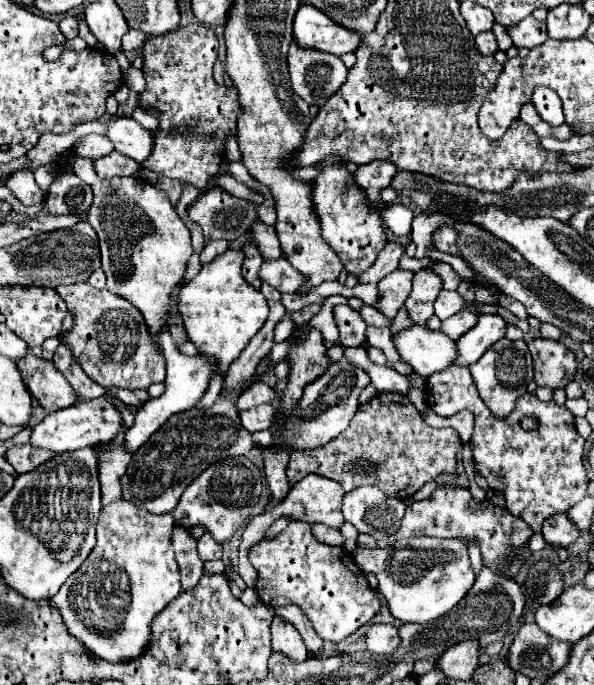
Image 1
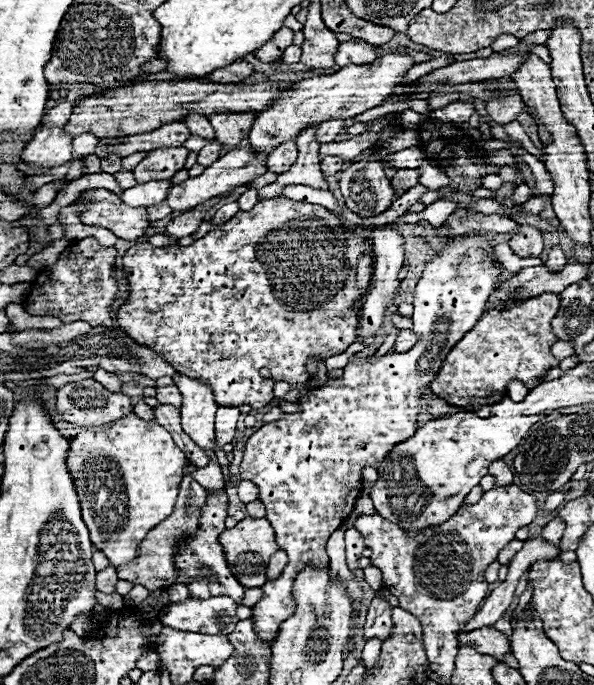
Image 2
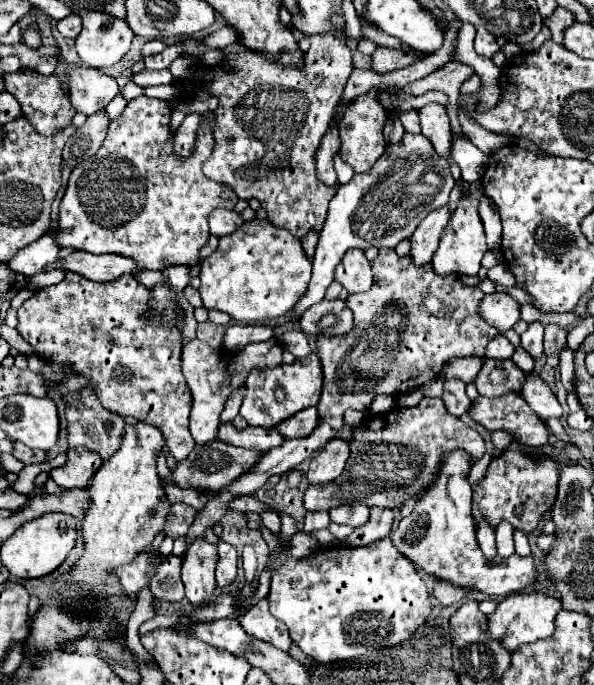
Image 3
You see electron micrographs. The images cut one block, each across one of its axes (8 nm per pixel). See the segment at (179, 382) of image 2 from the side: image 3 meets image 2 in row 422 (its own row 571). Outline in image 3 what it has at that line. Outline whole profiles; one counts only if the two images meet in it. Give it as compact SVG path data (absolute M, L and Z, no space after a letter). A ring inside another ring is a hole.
M196 538L184 554L182 564L182 582L186 586L186 598L200 606L210 602L216 590L214 568L218 562L216 544L210 544L206 538Z

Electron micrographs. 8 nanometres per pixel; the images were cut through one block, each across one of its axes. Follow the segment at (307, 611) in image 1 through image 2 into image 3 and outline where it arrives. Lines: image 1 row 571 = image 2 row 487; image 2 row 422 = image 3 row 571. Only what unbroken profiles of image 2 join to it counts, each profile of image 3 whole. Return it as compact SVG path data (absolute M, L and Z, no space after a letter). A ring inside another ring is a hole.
M388 538L362 548L330 546L302 560L286 560L282 566L272 570L268 604L270 614L288 626L294 644L312 660L324 664L364 656L376 646L402 644L426 622L432 608L426 586L414 564L402 556Z

